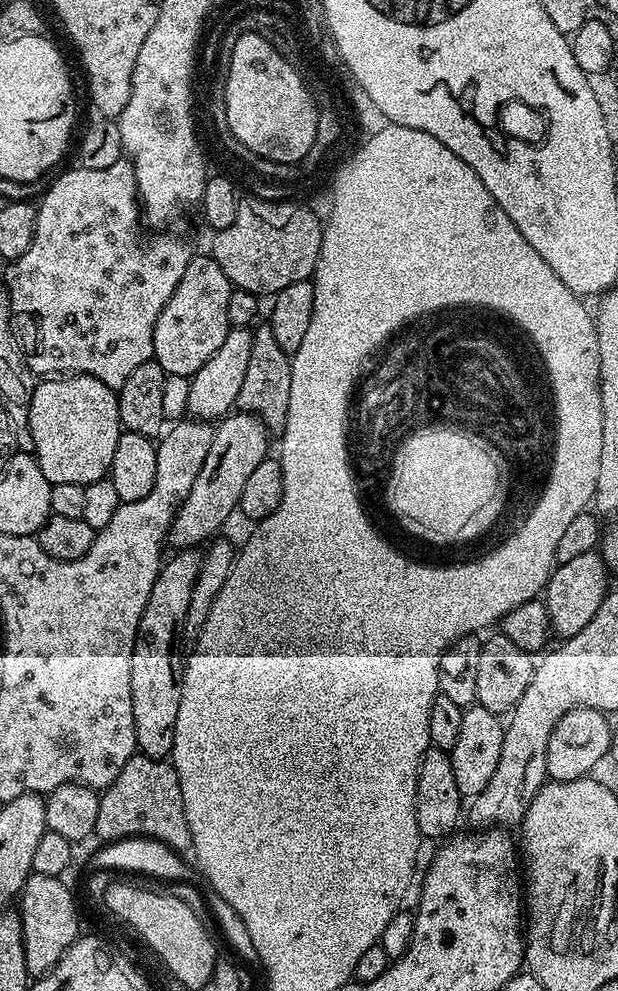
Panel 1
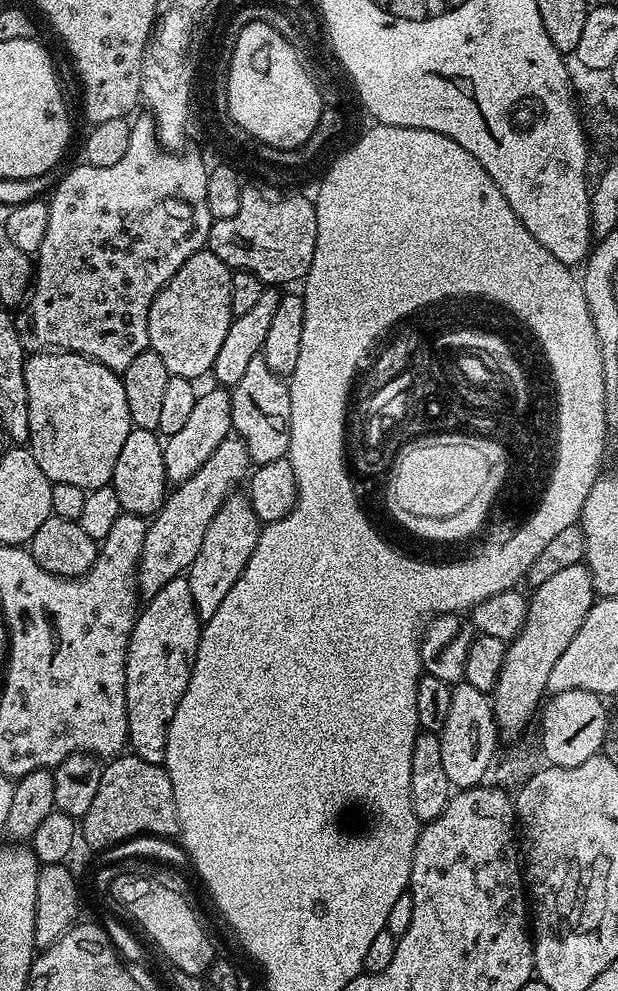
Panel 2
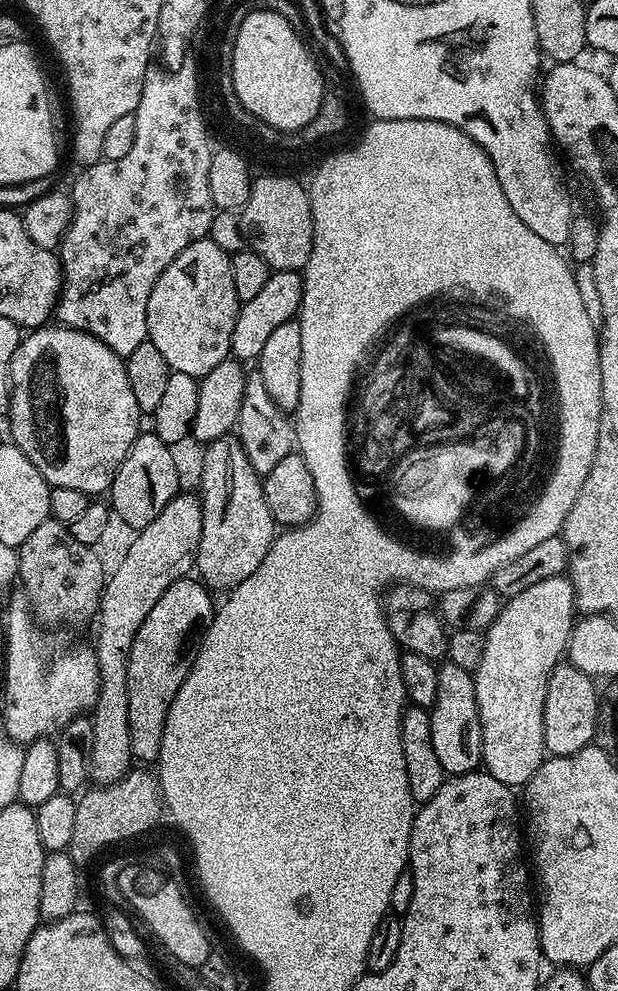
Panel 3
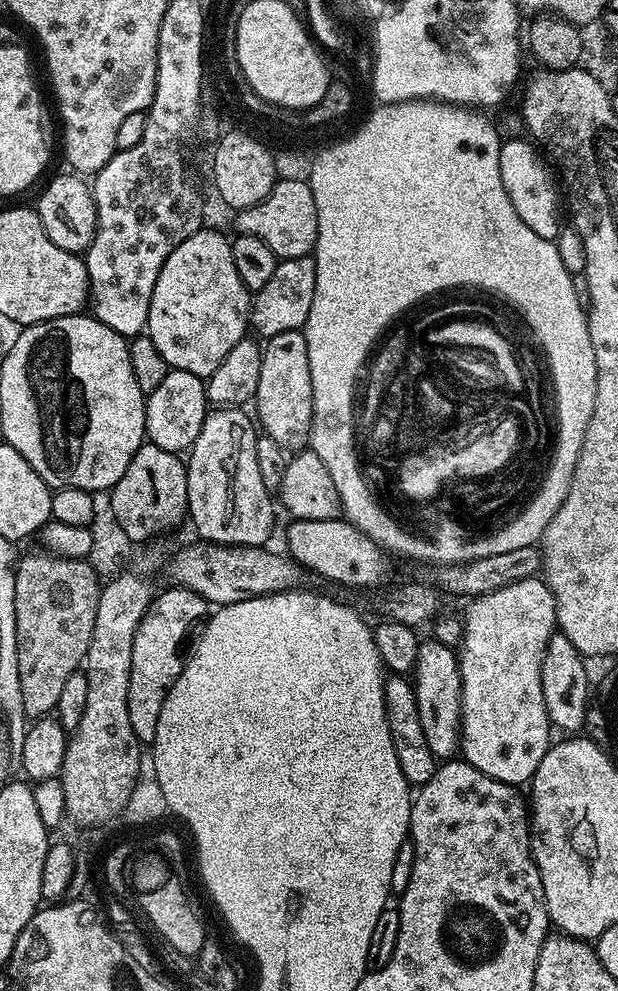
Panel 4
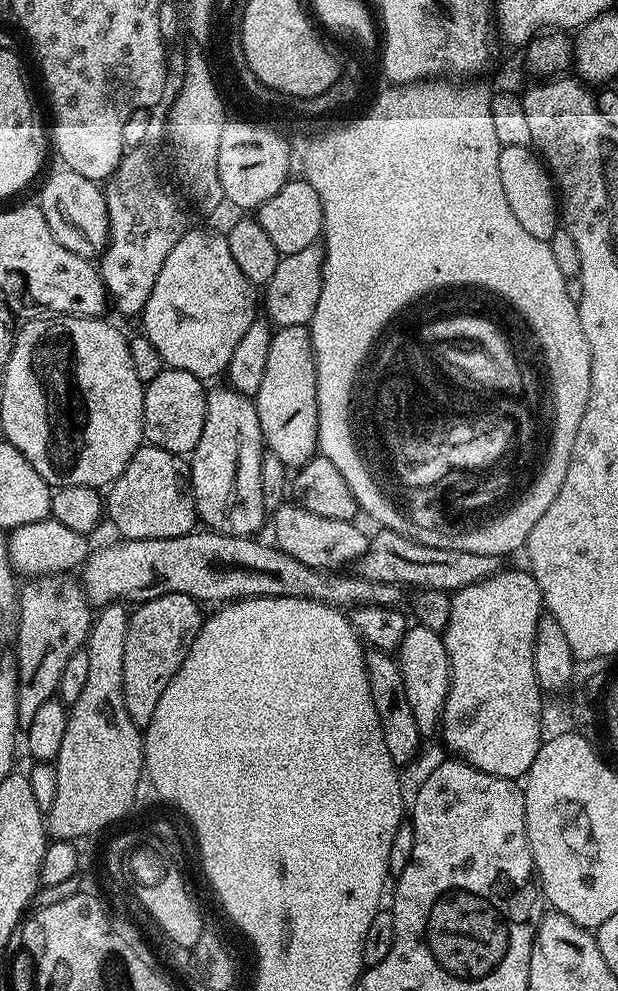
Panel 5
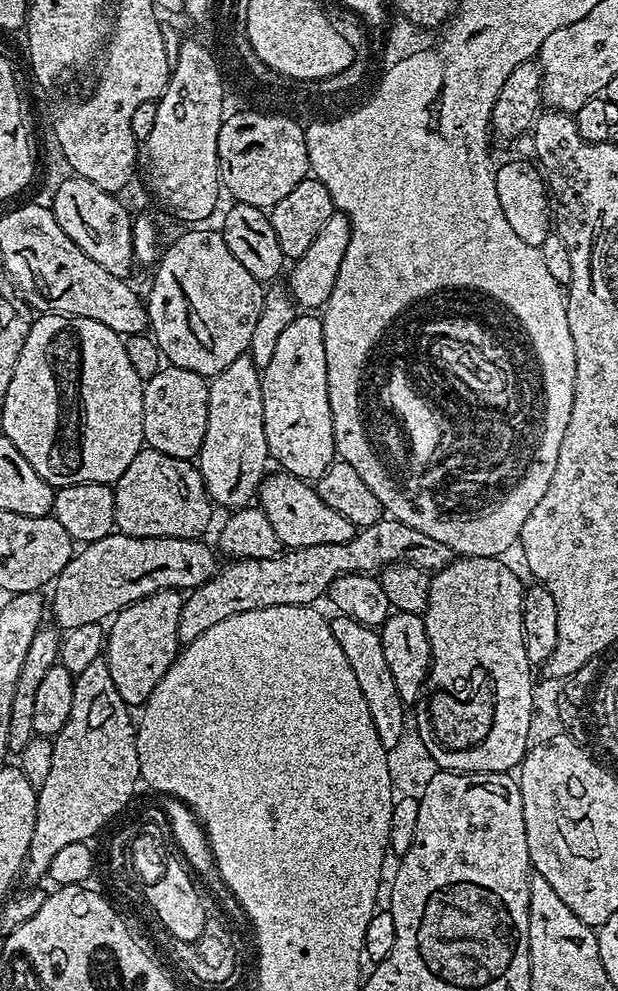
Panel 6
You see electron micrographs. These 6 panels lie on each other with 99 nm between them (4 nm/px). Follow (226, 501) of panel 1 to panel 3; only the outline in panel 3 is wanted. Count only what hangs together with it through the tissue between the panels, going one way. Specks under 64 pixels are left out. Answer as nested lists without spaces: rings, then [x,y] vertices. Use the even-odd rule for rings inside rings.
[[[178,494],[170,502],[166,502],[166,506],[162,510],[162,514],[158,514],[158,518],[154,518],[154,522],[150,522],[145,528],[139,529],[135,533],[136,536],[128,544],[128,549],[124,552],[124,557],[116,564],[116,569],[111,569],[110,575],[104,581],[104,592],[100,595],[100,610],[98,613],[98,621],[100,625],[96,628],[96,644],[94,643],[94,651],[96,654],[96,661],[98,662],[98,670],[100,671],[100,693],[96,699],[96,706],[90,713],[92,722],[92,729],[94,730],[94,746],[90,754],[90,762],[88,763],[89,777],[97,785],[112,784],[116,780],[120,780],[133,767],[134,757],[130,750],[130,718],[128,717],[128,659],[130,658],[130,646],[134,642],[134,634],[138,634],[138,626],[142,626],[142,622],[146,622],[146,614],[150,614],[150,609],[154,607],[154,602],[158,602],[158,598],[162,598],[162,594],[166,594],[166,590],[174,582],[185,579],[193,571],[196,554],[200,551],[200,539],[202,538],[202,506],[200,505],[199,495],[192,494],[192,496],[184,496],[185,494]]]

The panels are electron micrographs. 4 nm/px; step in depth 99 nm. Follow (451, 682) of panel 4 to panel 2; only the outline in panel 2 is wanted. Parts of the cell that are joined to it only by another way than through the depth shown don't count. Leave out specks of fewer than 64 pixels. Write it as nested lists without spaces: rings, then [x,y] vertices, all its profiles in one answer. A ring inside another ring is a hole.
[[[467,682],[455,685],[450,711],[446,714],[446,726],[442,726],[438,735],[442,746],[442,767],[446,769],[446,778],[450,778],[453,789],[481,787],[485,783],[484,775],[493,771],[497,759],[498,729],[489,693],[474,690],[474,686]]]

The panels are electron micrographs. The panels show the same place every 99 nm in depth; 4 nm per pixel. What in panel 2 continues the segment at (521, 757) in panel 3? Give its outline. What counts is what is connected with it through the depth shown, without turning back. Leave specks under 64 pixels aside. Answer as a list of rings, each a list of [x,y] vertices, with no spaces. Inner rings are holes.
[[[583,562],[535,585],[533,592],[536,593],[531,593],[528,601],[526,622],[507,645],[498,682],[490,693],[497,729],[508,736],[518,735],[531,722],[532,715],[534,720],[548,692],[548,679],[550,670],[554,670],[554,662],[562,658],[562,650],[570,646],[594,603],[592,575]]]

